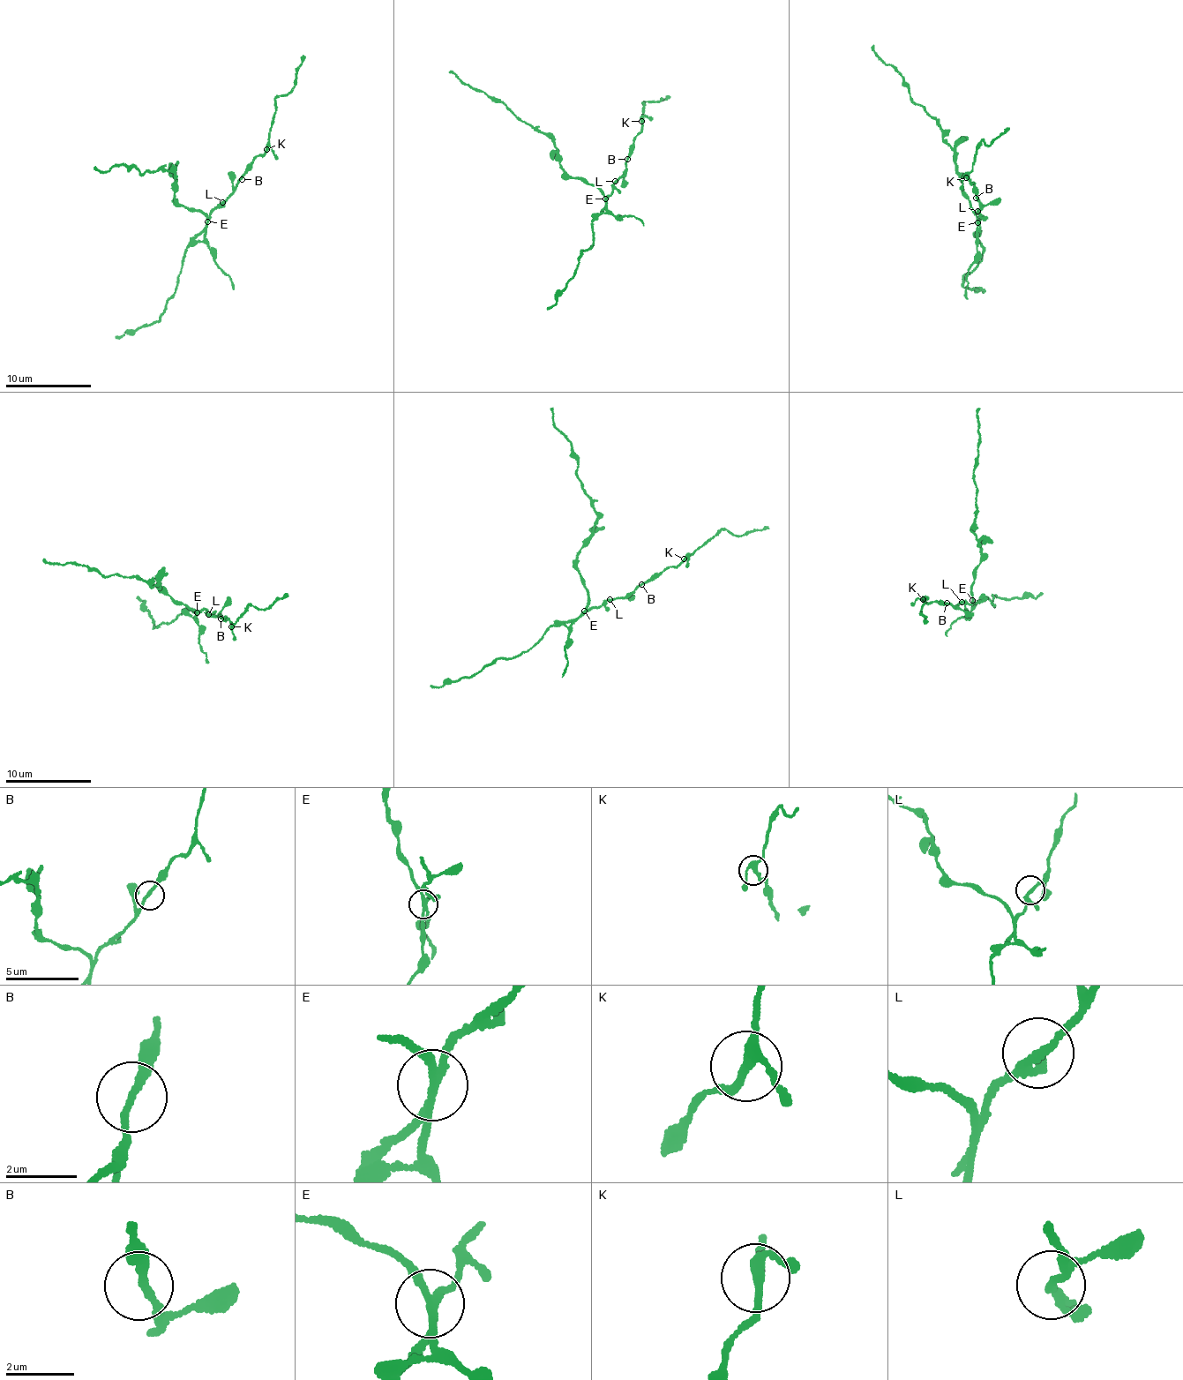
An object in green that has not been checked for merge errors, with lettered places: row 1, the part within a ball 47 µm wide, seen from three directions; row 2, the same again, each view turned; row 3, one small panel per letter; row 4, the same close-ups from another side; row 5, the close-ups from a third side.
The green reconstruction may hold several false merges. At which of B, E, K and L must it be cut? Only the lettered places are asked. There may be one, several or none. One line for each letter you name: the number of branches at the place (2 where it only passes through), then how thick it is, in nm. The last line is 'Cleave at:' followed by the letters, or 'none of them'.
E: 3 branches meet; 180 nm thick
Cleave at: E

